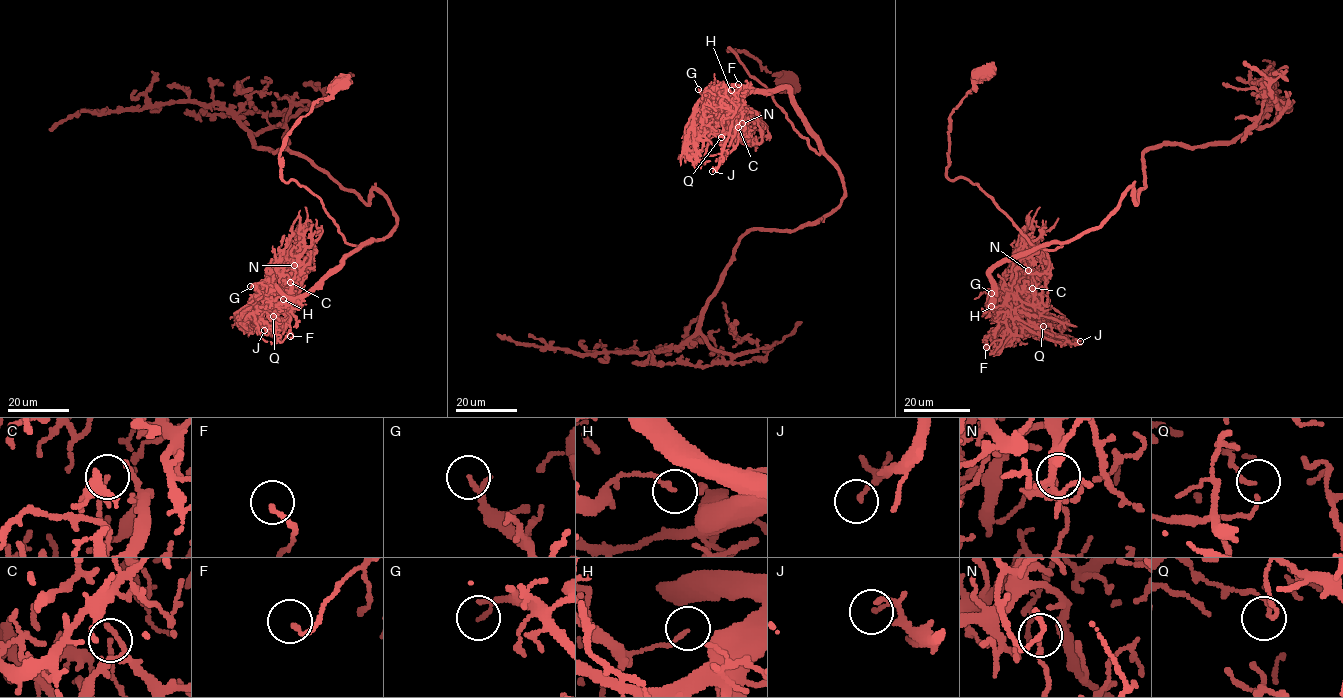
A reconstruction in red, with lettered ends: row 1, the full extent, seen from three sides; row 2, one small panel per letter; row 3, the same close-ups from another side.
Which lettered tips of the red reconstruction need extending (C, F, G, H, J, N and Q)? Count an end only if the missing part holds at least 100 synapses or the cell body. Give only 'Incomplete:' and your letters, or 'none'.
Incomplete: G

